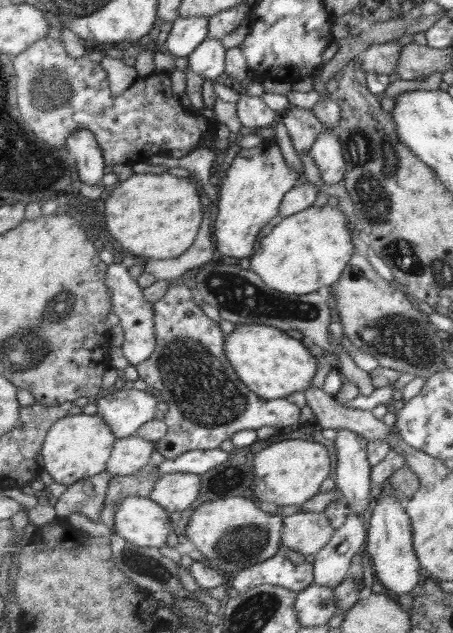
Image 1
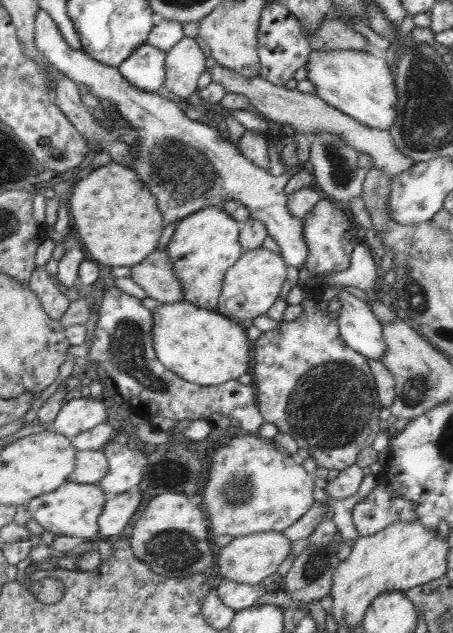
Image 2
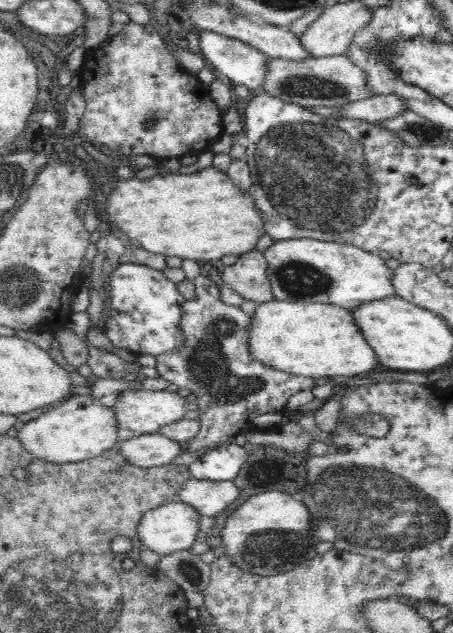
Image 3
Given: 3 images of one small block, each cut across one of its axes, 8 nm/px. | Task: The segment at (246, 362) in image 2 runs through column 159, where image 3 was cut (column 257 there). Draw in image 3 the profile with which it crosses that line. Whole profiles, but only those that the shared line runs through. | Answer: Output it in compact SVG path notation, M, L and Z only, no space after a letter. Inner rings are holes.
M270 300L258 303L250 324L250 353L256 361L274 369L280 369L298 376L334 377L334 376L365 376L380 369L374 349L370 347L362 329L352 317L352 311L340 305L330 303L291 303L281 300Z

